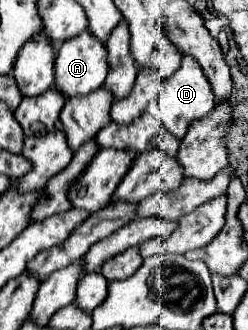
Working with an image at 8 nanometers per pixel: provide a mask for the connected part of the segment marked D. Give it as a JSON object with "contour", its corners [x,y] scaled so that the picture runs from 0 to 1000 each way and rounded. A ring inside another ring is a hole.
{"contour":[[[734,170],[726,206],[685,236],[657,239],[637,230],[637,291],[621,291],[605,303],[605,315],[581,339],[621,352],[637,370],[653,370],[677,388],[677,400],[702,406],[710,418],[742,418],[758,382],[782,364],[831,352],[863,321],[871,321],[871,291],[855,279],[839,236],[806,212],[806,194],[782,176]]]}

